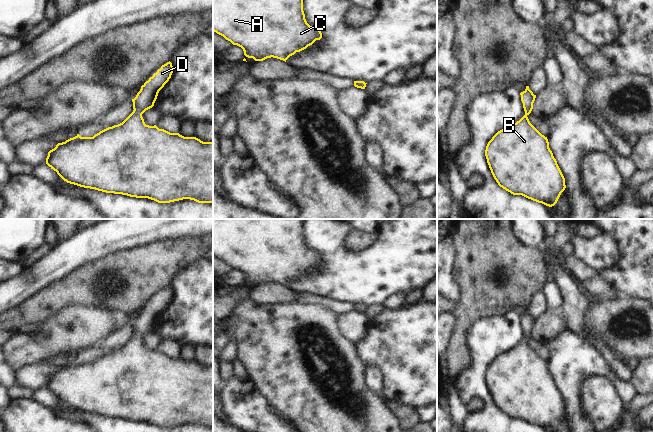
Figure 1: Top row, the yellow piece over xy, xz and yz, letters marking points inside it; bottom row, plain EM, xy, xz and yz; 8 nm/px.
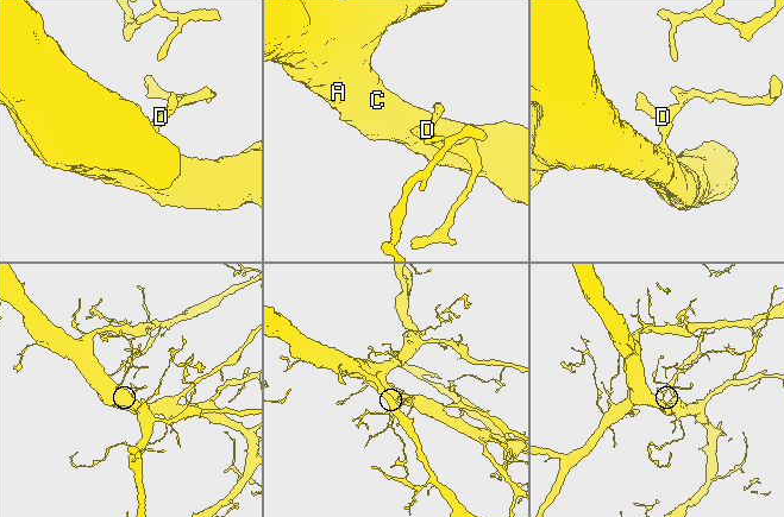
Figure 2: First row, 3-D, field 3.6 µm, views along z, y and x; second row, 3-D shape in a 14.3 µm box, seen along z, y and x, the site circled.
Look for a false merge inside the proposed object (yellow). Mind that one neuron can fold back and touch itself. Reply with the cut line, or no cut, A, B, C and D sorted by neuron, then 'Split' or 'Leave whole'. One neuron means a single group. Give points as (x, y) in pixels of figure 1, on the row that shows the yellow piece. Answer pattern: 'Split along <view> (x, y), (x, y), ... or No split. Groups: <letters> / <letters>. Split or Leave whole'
No split. Groups: A B C D. Leave whole

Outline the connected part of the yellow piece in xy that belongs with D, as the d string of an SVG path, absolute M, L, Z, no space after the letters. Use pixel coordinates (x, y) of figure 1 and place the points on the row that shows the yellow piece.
M172 63L162 65L142 86L132 99L133 112L120 124L108 127L93 137L75 137L58 143L48 152L46 164L67 183L84 188L136 198L148 198L158 203L170 203L183 199L198 203L213 203L213 142L203 142L196 137L184 137L170 133L156 125L146 125L142 114L152 108L159 91L173 73Z

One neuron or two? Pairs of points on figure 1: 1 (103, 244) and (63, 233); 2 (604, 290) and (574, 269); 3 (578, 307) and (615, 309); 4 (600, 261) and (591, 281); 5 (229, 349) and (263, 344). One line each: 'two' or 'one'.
1: two
2: one
3: two
4: two
5: two

